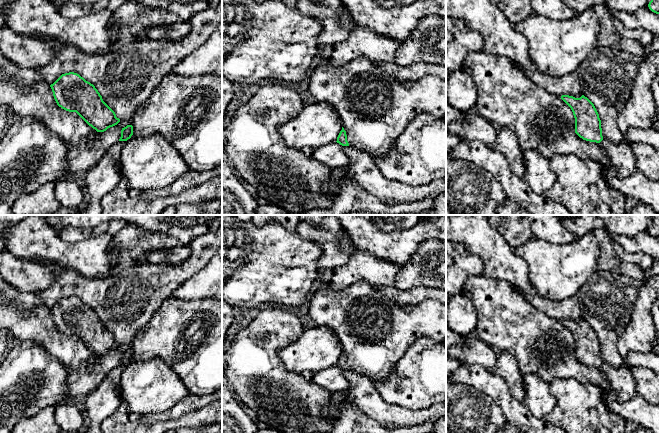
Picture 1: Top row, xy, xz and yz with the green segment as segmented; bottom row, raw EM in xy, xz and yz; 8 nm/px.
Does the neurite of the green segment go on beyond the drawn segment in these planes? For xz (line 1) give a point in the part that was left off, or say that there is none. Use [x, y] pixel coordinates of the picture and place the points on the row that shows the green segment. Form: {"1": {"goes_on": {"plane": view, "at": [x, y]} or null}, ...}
{"1": {"goes_on": null}}

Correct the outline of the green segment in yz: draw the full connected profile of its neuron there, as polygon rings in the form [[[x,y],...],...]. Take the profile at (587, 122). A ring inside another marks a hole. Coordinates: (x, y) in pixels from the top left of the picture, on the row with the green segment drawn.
[[[562,95],[575,118],[575,133],[583,140],[600,143],[603,140],[601,120],[594,104],[584,95],[575,98]]]

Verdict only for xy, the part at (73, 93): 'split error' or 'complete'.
complete

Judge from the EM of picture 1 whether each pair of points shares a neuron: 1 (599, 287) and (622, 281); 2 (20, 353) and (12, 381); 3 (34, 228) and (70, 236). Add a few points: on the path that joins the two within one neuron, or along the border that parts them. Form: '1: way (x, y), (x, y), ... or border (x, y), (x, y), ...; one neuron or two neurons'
1: way (605, 287), (616, 287); one neuron
2: way (20, 360), (19, 374); one neuron
3: border (57, 234), (70, 242), (80, 240); two neurons

